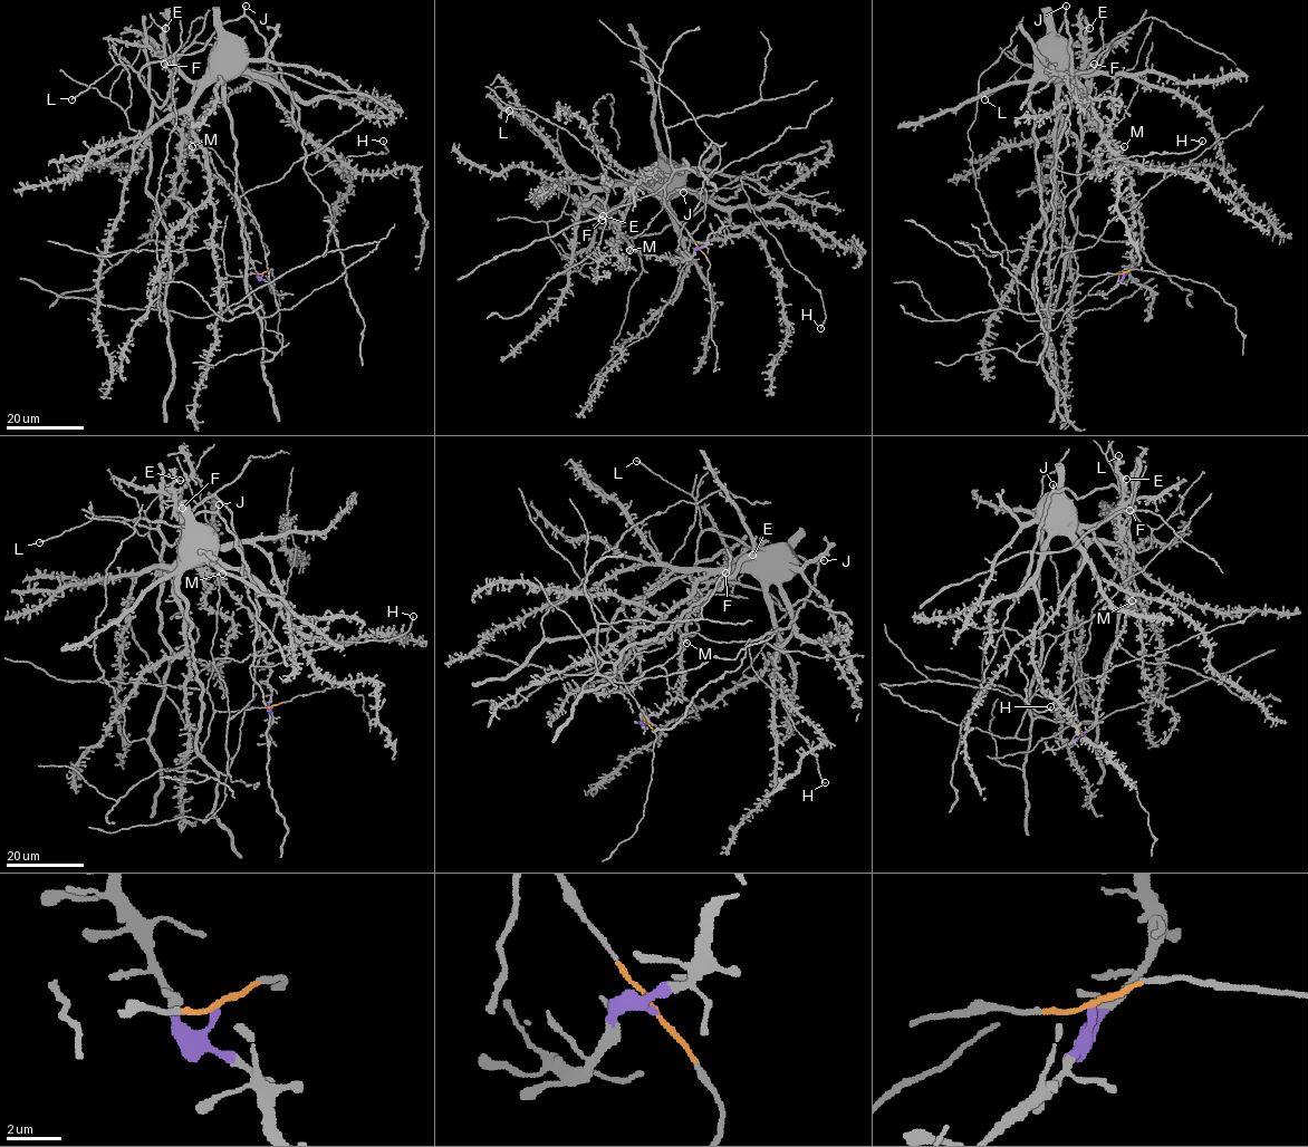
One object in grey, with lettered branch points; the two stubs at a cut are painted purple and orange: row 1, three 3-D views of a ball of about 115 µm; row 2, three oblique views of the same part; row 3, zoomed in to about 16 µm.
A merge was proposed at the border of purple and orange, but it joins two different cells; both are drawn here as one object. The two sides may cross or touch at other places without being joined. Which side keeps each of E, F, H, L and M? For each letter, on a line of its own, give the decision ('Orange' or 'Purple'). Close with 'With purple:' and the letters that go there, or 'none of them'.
E: Purple
F: Purple
H: Purple
L: Purple
M: Purple
With purple: E, F, H, L, M

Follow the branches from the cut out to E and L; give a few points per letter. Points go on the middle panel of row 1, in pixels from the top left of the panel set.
E: (700, 250), (696, 249), (686, 259), (645, 256), (630, 243), (608, 219), (609, 213), (602, 208), (603, 215)
L: (700, 250), (676, 260), (636, 250), (607, 214), (584, 200), (577, 180), (559, 155), (509, 111)

